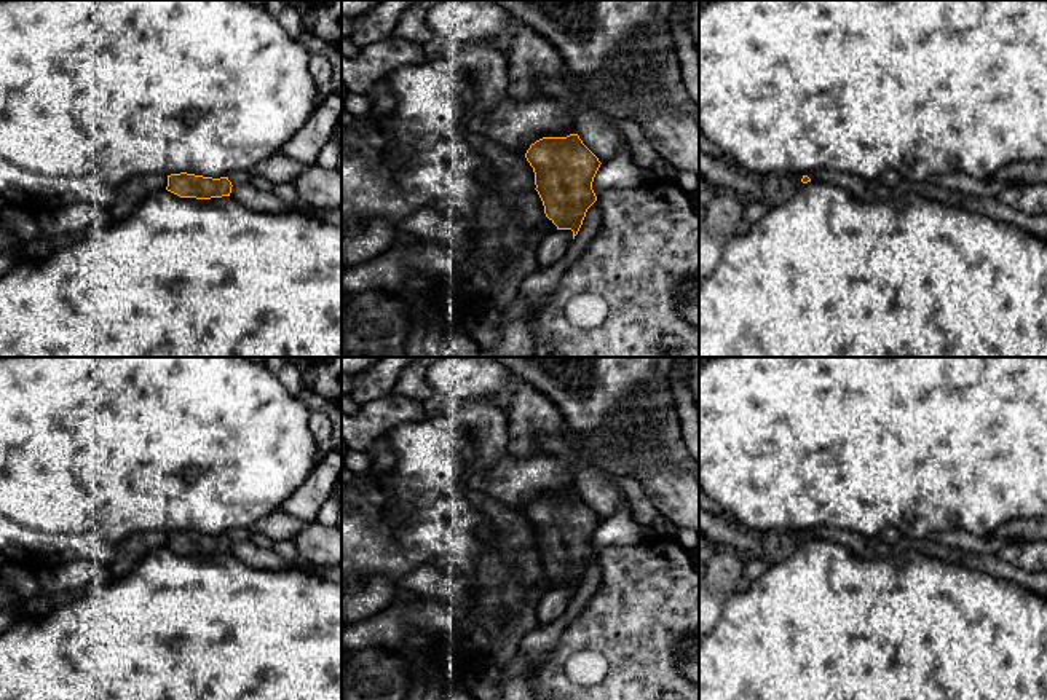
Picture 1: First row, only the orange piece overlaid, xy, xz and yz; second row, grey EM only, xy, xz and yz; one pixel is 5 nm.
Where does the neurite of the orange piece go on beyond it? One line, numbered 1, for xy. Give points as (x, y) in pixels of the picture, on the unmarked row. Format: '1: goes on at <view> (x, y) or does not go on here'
1: does not go on here

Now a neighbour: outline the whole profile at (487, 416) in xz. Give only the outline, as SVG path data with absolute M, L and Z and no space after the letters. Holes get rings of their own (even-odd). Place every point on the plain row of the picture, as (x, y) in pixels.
M504 397L464 400L458 410L463 423L476 437L471 475L493 469L508 453L508 410Z

